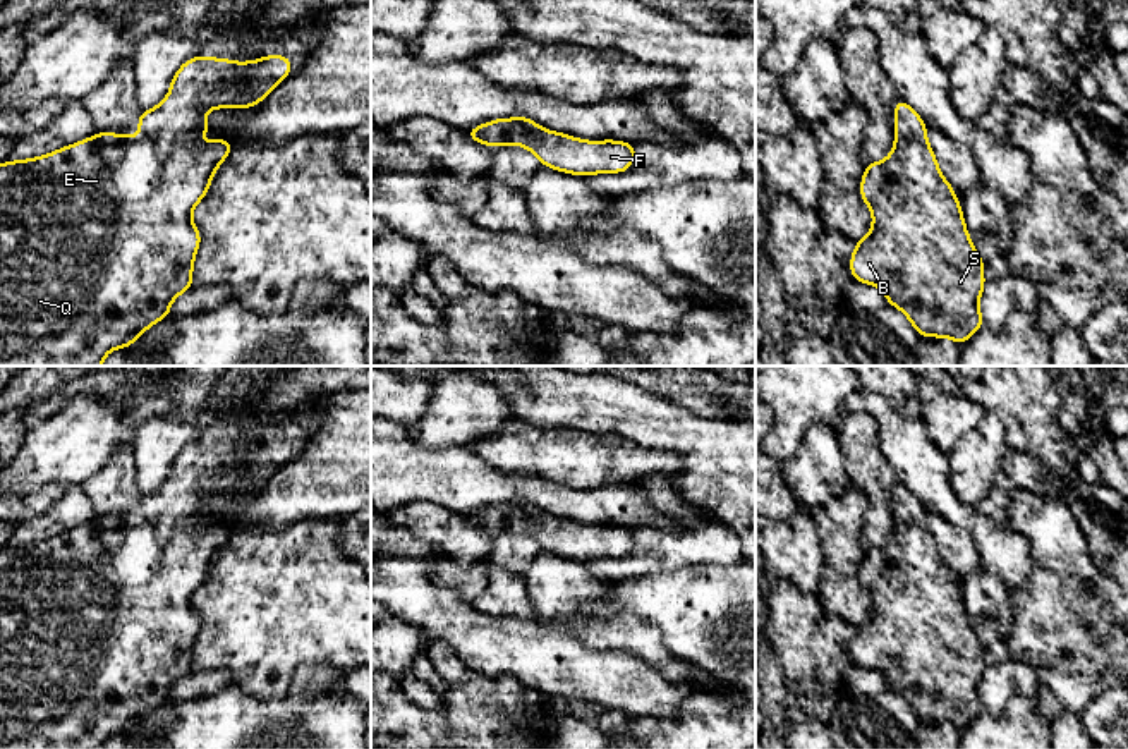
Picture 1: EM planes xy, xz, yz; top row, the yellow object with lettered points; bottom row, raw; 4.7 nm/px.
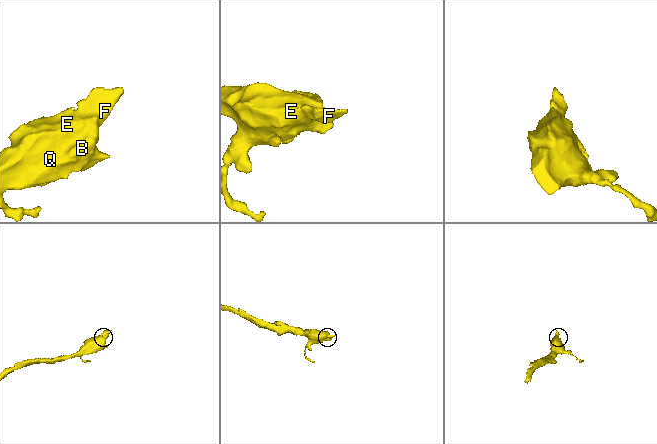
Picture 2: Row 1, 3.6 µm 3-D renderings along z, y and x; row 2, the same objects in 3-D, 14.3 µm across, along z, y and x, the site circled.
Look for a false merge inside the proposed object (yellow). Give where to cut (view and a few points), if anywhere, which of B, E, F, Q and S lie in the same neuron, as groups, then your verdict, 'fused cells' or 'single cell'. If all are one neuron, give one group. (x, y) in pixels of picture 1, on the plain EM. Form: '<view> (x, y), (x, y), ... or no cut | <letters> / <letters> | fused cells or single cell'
no cut | B E F Q S | single cell

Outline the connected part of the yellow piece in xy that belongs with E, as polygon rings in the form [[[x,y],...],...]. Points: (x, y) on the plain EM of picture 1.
[[[196,440],[194,443],[184,447],[180,450],[180,454],[175,457],[167,483],[158,491],[155,491],[151,495],[141,495],[141,502],[137,505],[137,512],[143,519],[141,522],[132,522],[132,521],[125,521],[125,519],[115,521],[110,515],[98,517],[93,522],[82,524],[82,526],[74,527],[67,533],[60,533],[60,534],[57,534],[50,539],[45,539],[45,541],[0,548],[0,749],[103,749],[103,744],[110,735],[125,734],[125,732],[132,730],[139,723],[139,720],[144,718],[151,709],[170,701],[172,685],[177,680],[180,680],[182,677],[192,673],[192,651],[194,651],[194,642],[196,642],[197,632],[201,629],[201,618],[199,618],[197,612],[192,608],[191,598],[192,598],[194,591],[208,579],[215,555],[225,546],[230,534],[235,531],[235,527],[230,527],[227,521],[223,521],[221,526],[209,526],[209,527],[197,526],[197,522],[201,519],[206,519],[209,515],[209,508],[204,503],[204,496],[211,495],[211,493],[258,491],[259,486],[264,481],[268,481],[270,476],[292,457],[292,454],[294,454],[294,450],[287,440],[266,440],[266,441],[263,441],[259,445],[252,445],[252,447],[232,447],[232,445],[225,445],[223,441],[204,443],[201,440]]]

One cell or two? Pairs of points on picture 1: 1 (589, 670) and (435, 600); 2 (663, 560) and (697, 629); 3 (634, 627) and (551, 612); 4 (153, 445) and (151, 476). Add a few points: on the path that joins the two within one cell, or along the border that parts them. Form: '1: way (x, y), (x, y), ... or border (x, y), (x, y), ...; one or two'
1: way (551, 660), (524, 648), (490, 646), (473, 636); one
2: border (708, 562), (691, 562), (675, 571), (629, 579); two
3: way (613, 627), (593, 627), (581, 615), (572, 614); one
4: way (153, 452), (151, 469); one

